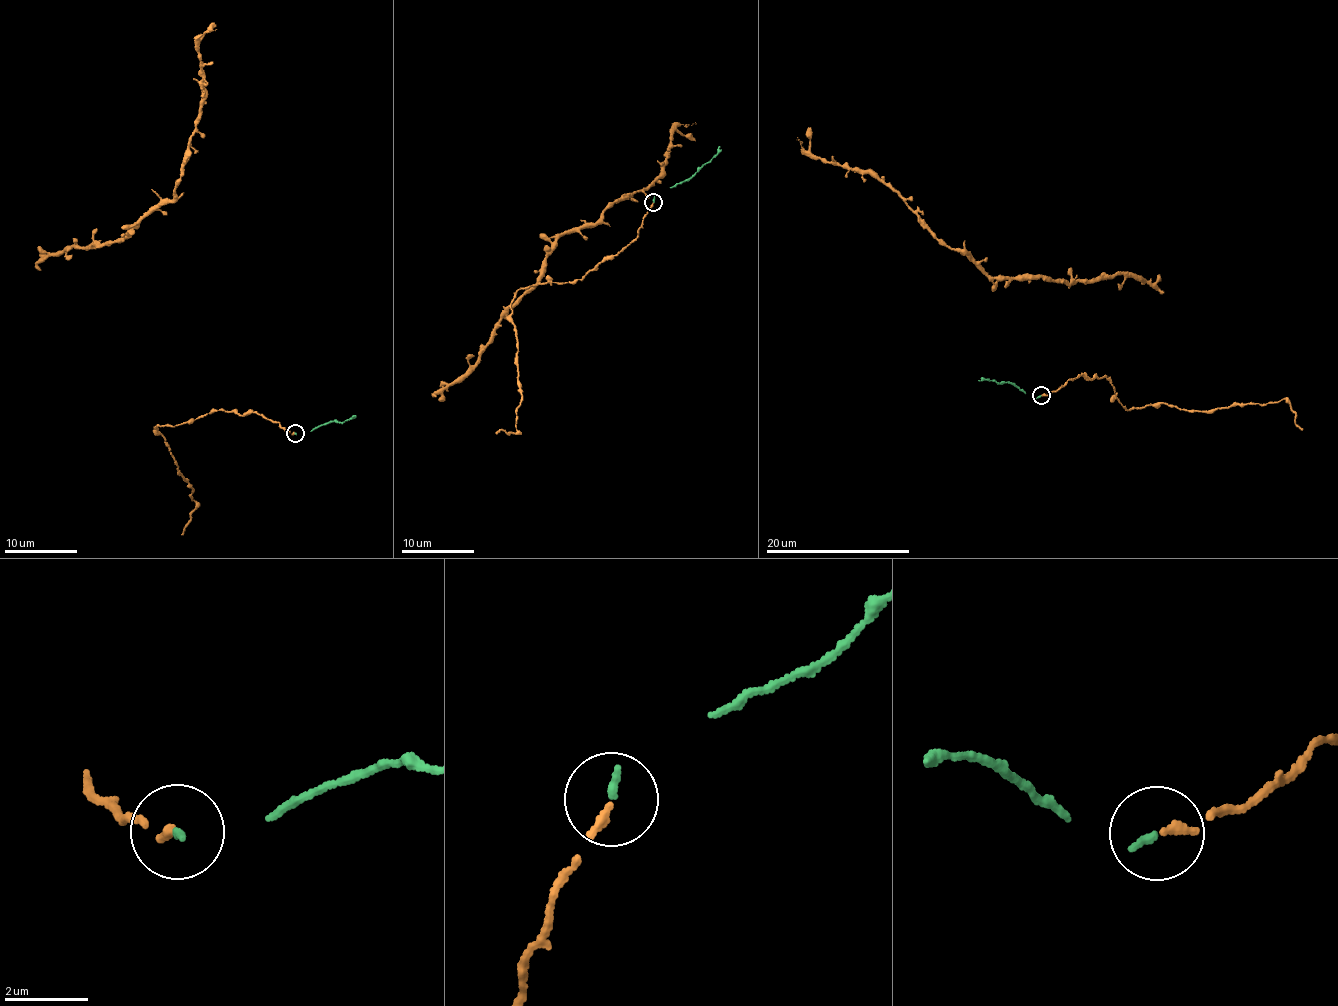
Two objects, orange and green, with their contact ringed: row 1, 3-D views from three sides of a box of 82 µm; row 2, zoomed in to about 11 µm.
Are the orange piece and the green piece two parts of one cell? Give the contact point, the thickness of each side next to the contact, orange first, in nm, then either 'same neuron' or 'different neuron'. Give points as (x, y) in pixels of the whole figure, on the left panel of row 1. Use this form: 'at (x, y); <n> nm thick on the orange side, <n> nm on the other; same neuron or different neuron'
at (295, 433); 190 nm thick on the orange side, 150 nm on the other; same neuron

